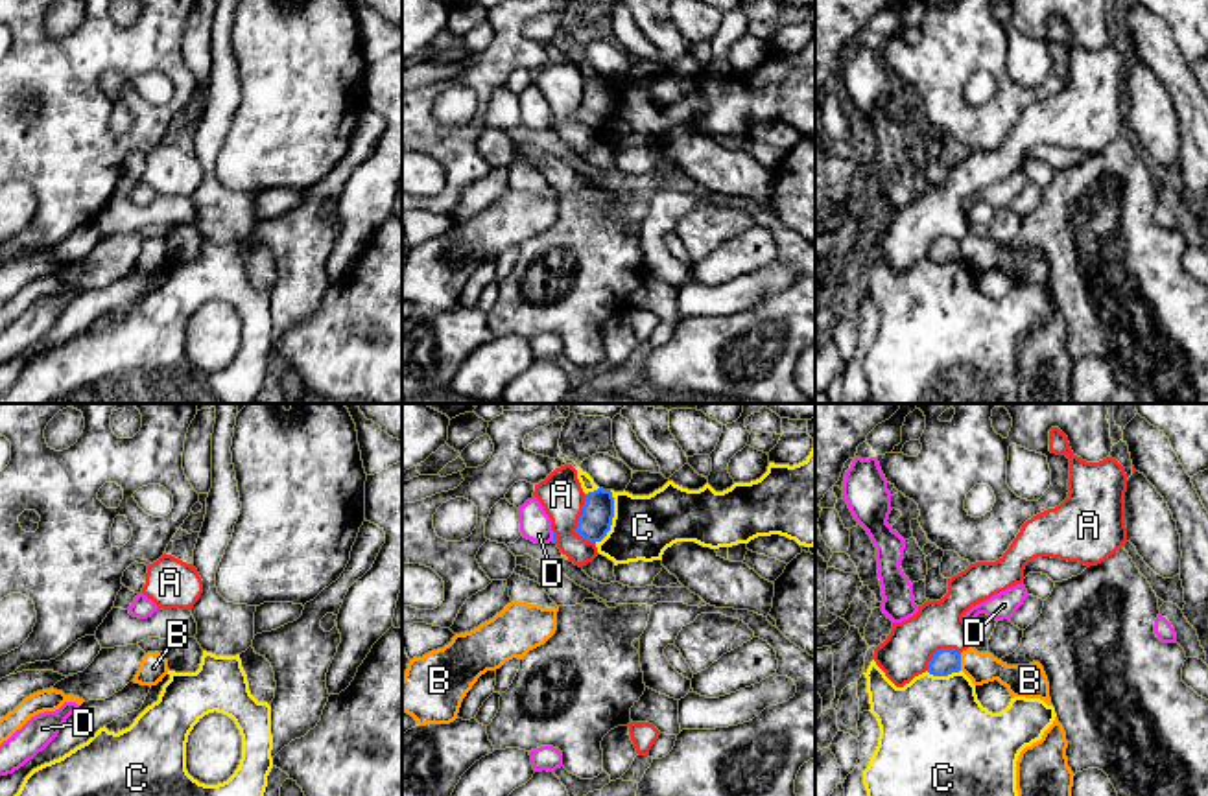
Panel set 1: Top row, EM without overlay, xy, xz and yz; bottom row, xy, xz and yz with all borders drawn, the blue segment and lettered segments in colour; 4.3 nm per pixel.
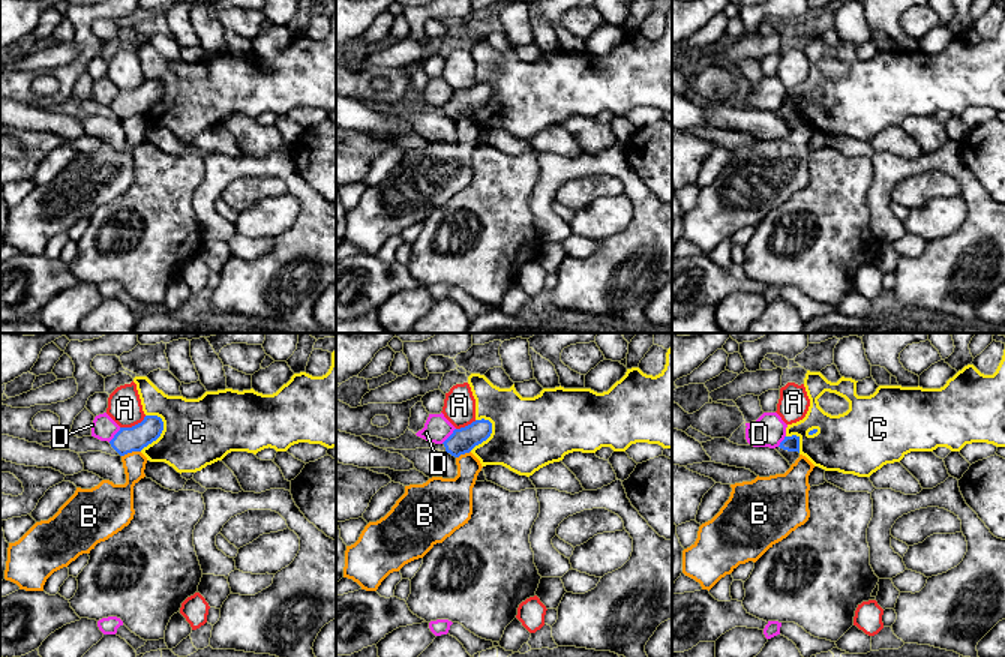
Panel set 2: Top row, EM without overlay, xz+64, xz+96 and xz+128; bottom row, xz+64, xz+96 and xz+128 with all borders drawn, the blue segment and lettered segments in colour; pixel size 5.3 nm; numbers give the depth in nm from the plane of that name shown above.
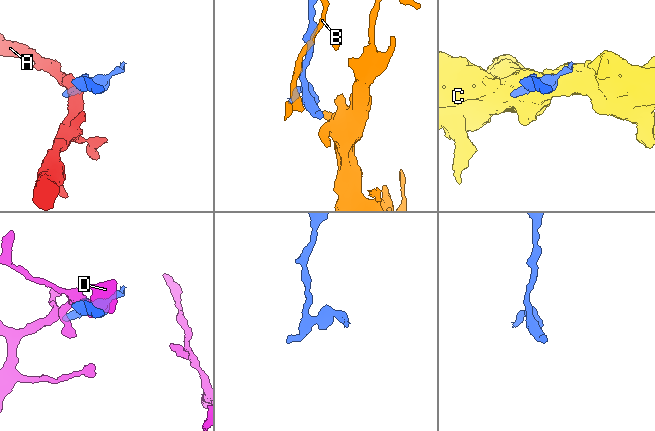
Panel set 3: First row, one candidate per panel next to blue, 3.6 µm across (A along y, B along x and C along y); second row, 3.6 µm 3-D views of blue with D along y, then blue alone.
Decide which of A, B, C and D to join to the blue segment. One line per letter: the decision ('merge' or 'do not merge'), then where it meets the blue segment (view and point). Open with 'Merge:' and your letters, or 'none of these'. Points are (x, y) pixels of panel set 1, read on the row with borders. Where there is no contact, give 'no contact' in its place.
Merge: none of these
A: do not merge; meets blue in xz at (578, 522)
B: do not merge; meets blue in yz at (959, 662)
C: do not merge; meets blue in xz at (613, 516)
D: do not merge; meets blue in xz at (554, 537)

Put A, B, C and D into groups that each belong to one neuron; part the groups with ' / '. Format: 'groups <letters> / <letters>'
groups A / B / C / D

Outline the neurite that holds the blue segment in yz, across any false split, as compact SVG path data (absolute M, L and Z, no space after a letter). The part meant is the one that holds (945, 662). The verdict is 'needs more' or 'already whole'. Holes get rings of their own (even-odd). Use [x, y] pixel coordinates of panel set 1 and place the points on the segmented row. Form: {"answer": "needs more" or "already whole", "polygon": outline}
{"answer": "already whole", "polygon": "M941 649L928 663L928 673L933 676L948 676L961 671L961 654L955 649Z"}

